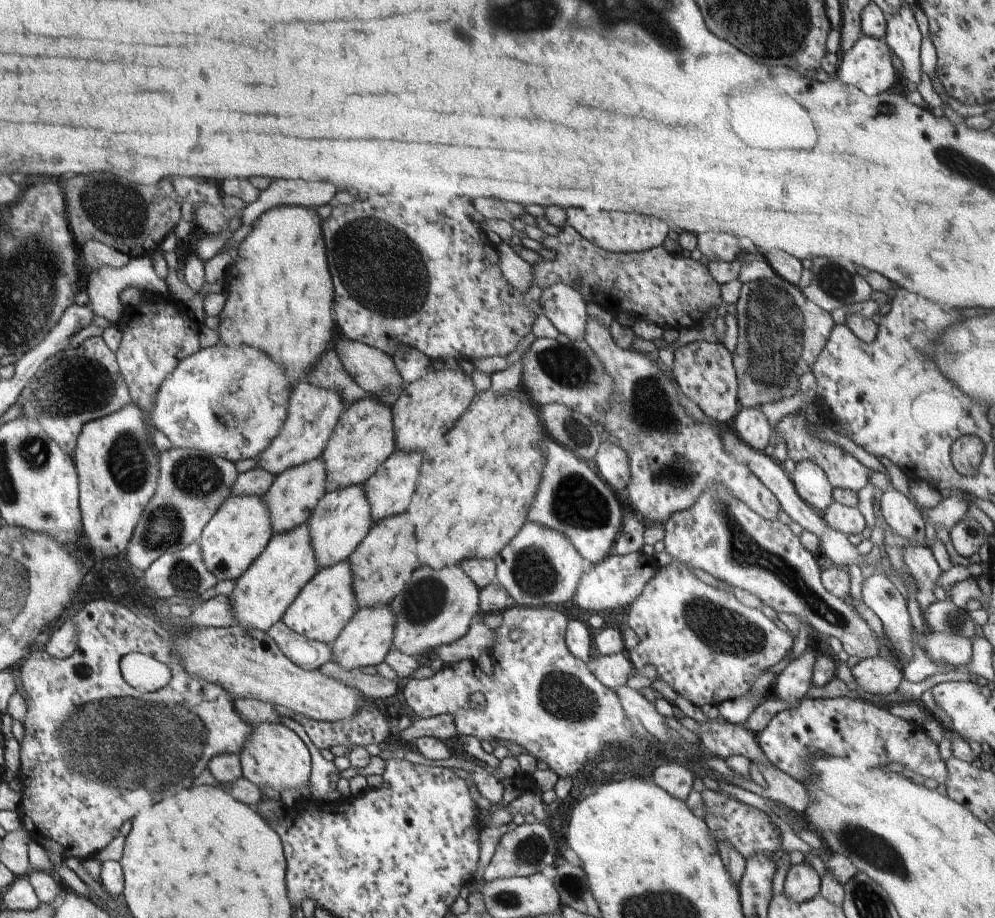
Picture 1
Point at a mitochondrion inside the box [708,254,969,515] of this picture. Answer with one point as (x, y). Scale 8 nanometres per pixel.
(774, 323)

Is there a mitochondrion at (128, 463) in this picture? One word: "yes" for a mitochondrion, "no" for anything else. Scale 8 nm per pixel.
yes

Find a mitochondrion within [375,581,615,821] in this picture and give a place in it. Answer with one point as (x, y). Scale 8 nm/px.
(561, 694)

